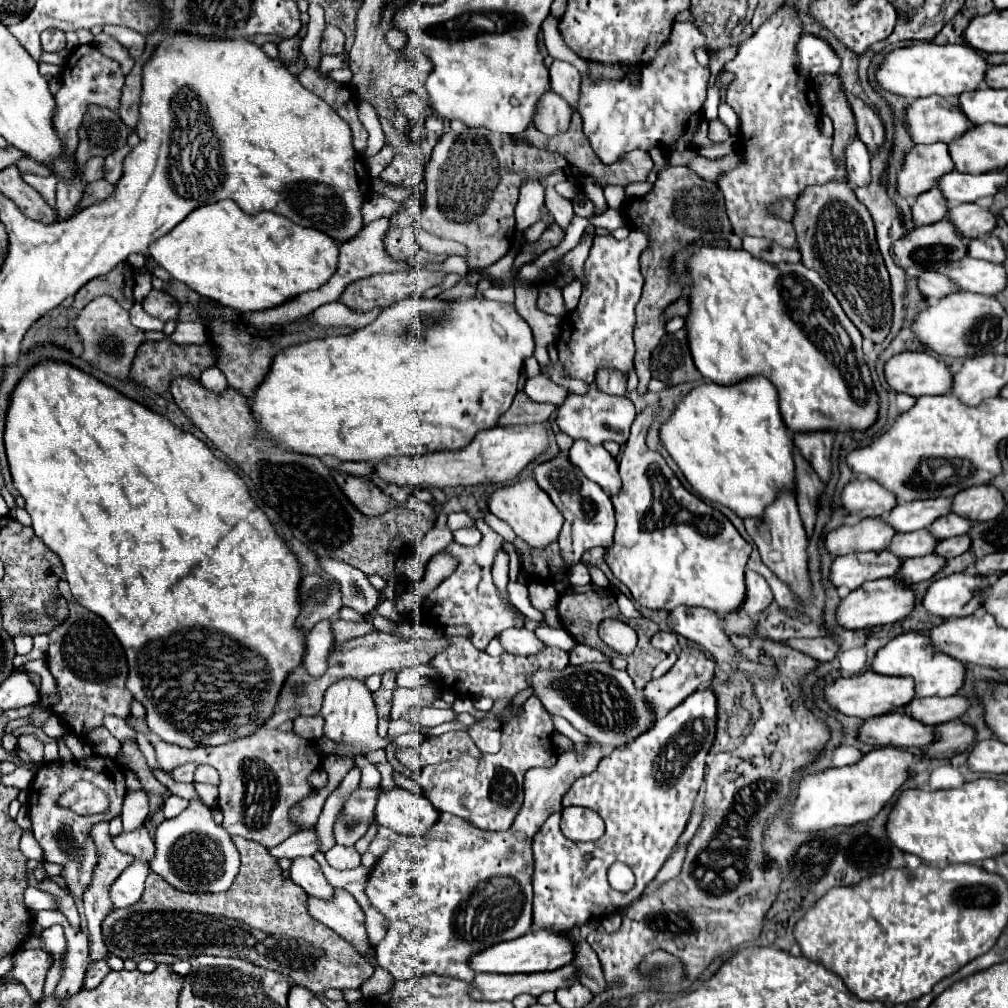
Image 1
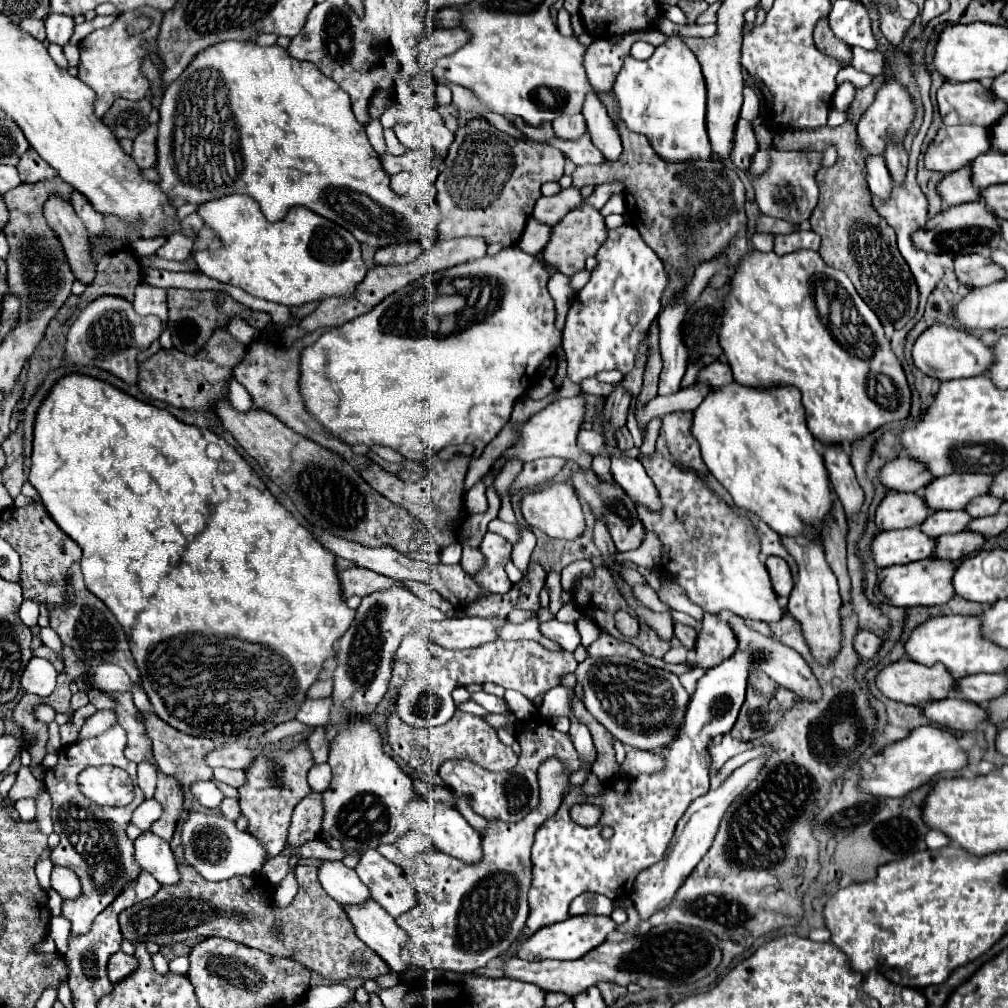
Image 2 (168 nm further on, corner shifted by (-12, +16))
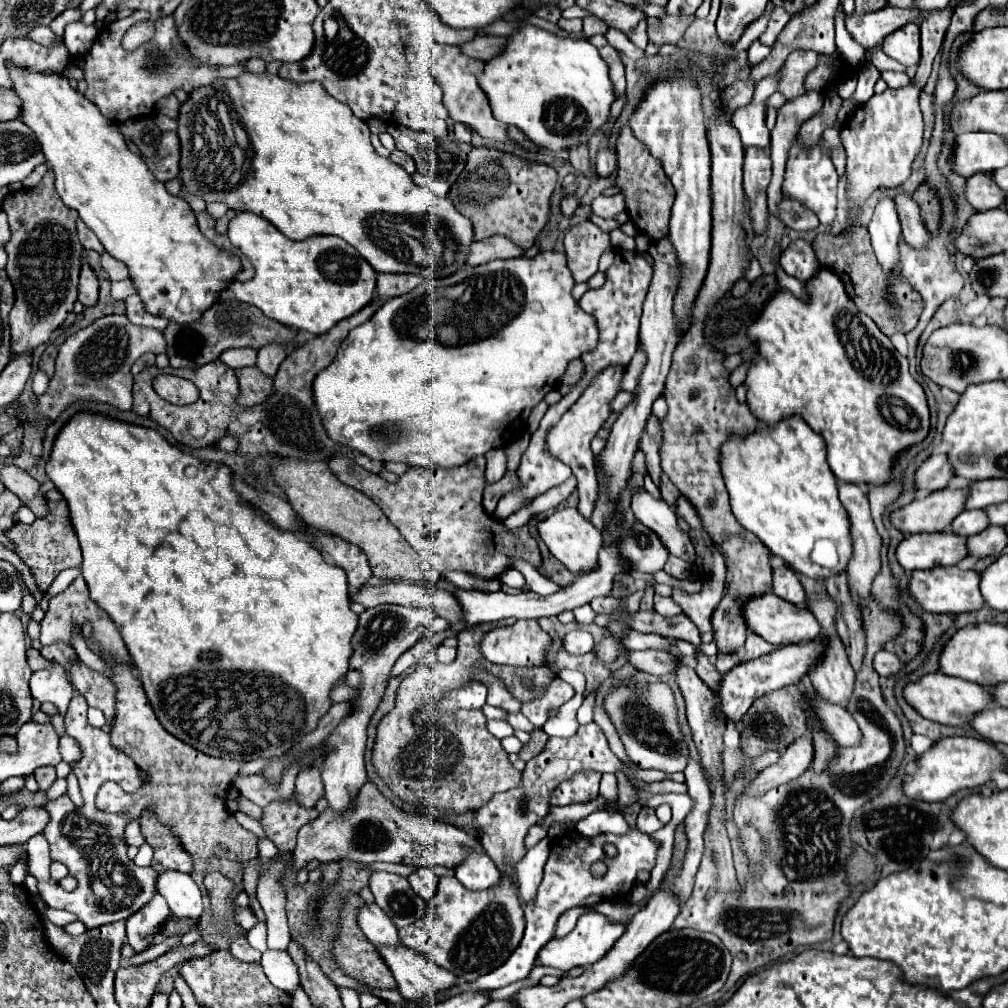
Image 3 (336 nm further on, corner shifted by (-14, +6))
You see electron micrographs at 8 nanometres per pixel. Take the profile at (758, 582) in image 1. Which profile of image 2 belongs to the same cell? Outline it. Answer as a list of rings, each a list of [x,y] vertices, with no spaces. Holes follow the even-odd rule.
[[[768,556],[766,568],[768,568],[768,574],[770,574],[772,588],[774,588],[776,596],[790,596],[792,582],[790,582],[790,568],[788,568],[788,564],[782,558],[778,558],[778,556]]]

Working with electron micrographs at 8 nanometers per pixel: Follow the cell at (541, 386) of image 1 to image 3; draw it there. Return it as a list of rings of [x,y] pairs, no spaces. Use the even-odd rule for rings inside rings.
[[[622,392],[622,394],[618,394],[618,396],[612,400],[612,410],[614,410],[616,414],[620,414],[632,400],[634,400],[634,392]]]

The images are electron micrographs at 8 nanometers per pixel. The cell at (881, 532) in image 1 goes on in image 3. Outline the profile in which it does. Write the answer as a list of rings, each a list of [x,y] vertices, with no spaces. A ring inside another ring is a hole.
[[[968,488],[936,490],[892,512],[890,520],[904,534],[944,532],[948,530],[952,520],[964,510],[966,496],[968,496]]]

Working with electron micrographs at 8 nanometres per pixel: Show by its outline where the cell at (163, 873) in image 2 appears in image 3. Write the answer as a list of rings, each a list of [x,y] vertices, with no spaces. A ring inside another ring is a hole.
[[[182,872],[158,874],[158,890],[166,898],[172,916],[180,920],[200,922],[204,912],[202,892],[188,874]]]

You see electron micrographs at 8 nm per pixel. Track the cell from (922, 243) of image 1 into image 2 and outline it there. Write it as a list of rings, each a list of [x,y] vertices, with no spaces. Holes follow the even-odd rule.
[[[982,200],[958,204],[944,208],[938,212],[934,218],[926,222],[924,228],[918,228],[912,234],[912,242],[916,248],[922,248],[924,252],[934,252],[934,254],[974,254],[974,252],[984,252],[986,248],[996,248],[1000,242],[1000,220],[988,212],[986,204]]]

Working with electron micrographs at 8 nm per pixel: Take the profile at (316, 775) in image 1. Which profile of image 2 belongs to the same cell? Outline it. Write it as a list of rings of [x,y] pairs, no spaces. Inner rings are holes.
[[[314,764],[308,772],[308,784],[312,790],[316,792],[324,792],[330,784],[330,778],[332,778],[332,772],[330,772],[330,764]]]

